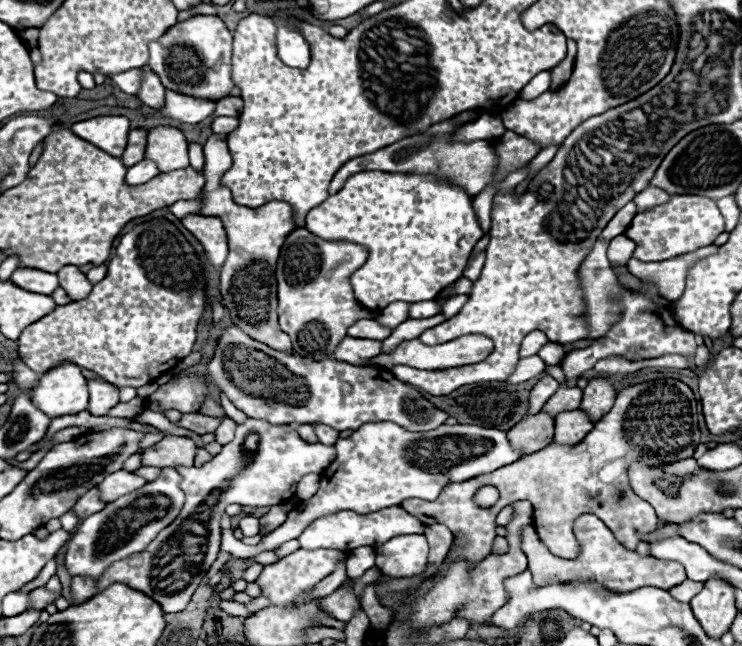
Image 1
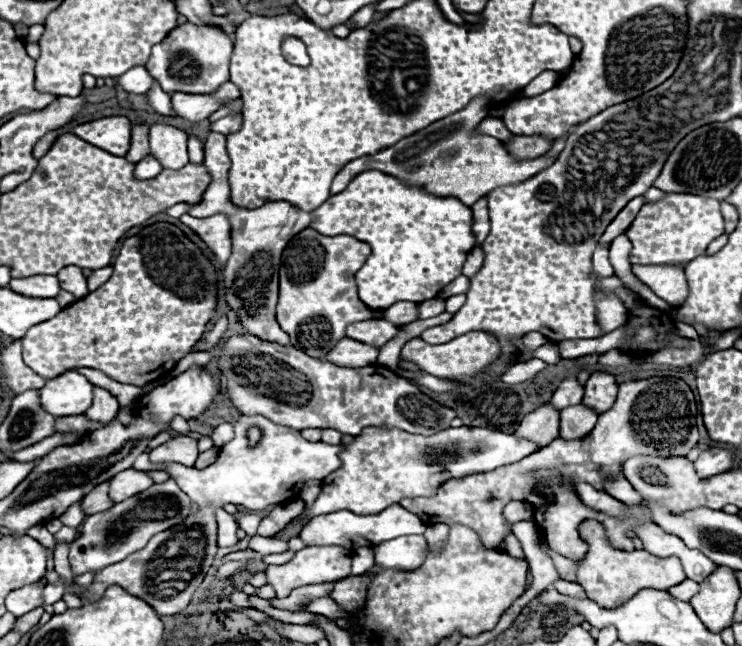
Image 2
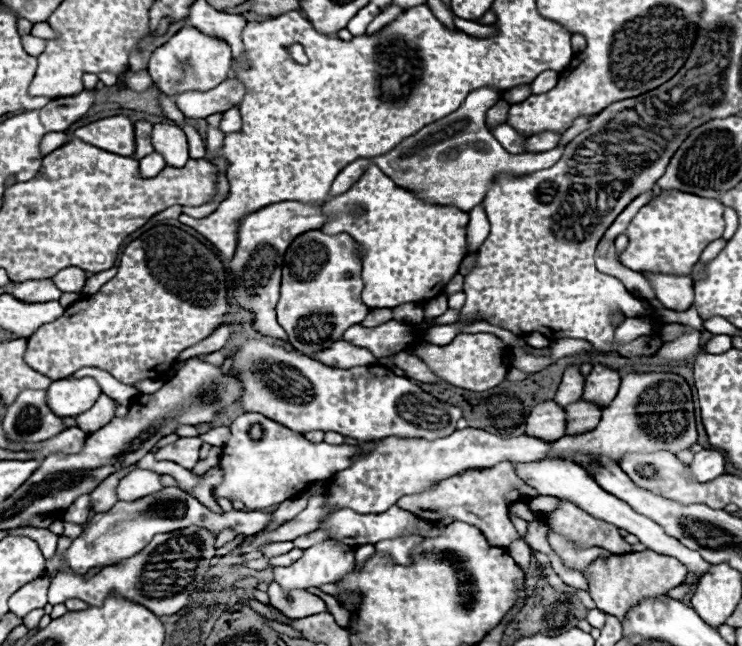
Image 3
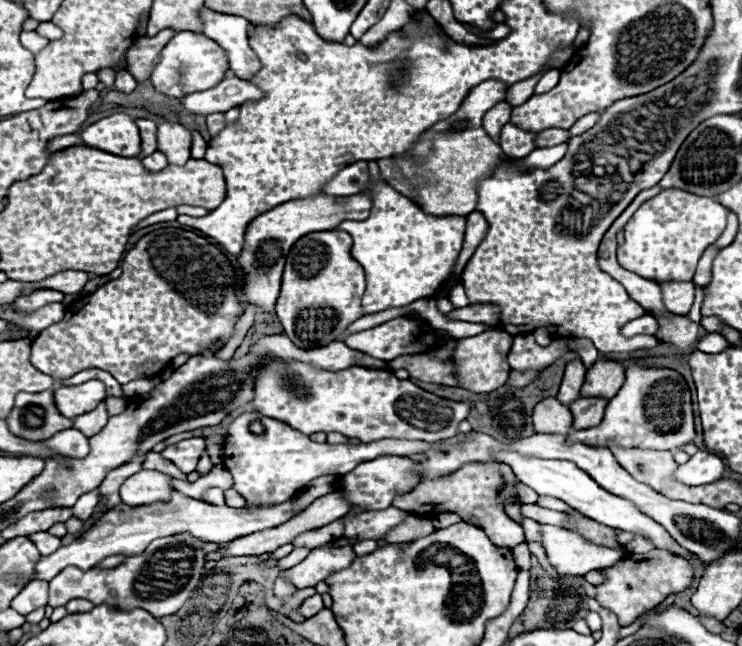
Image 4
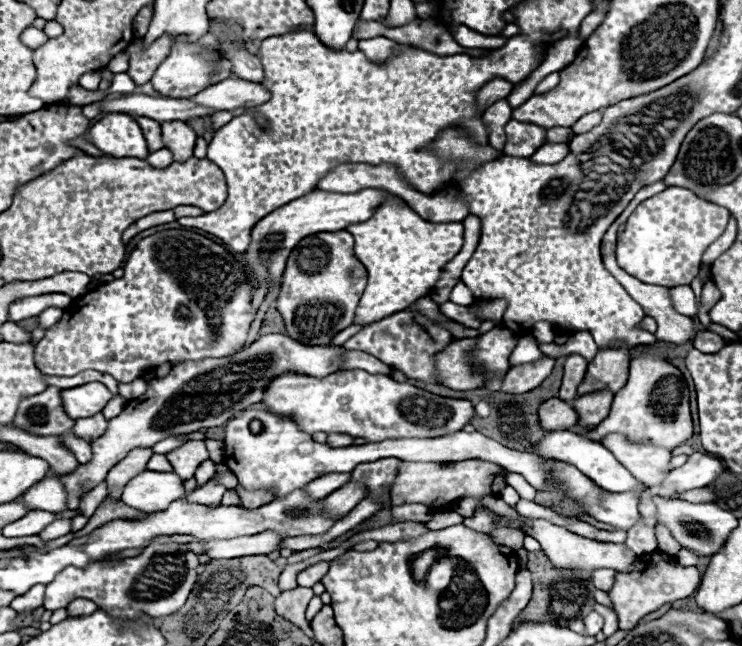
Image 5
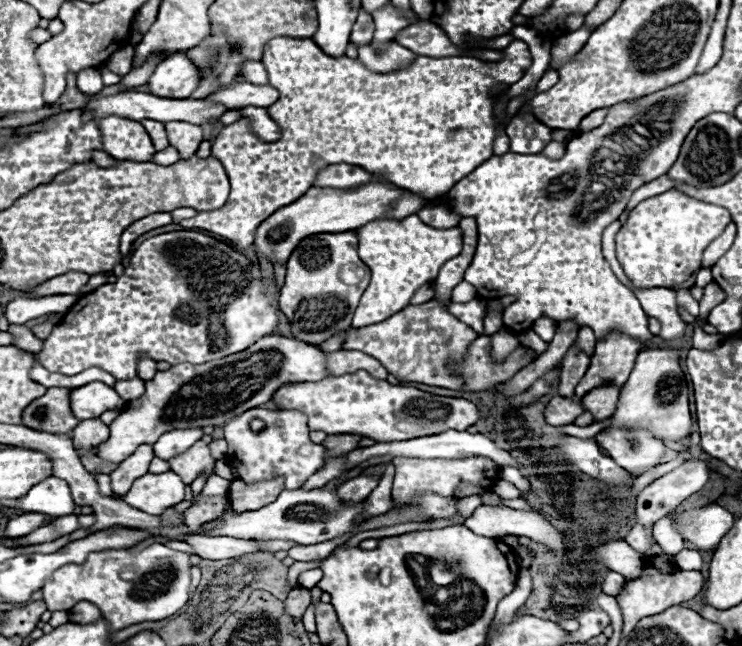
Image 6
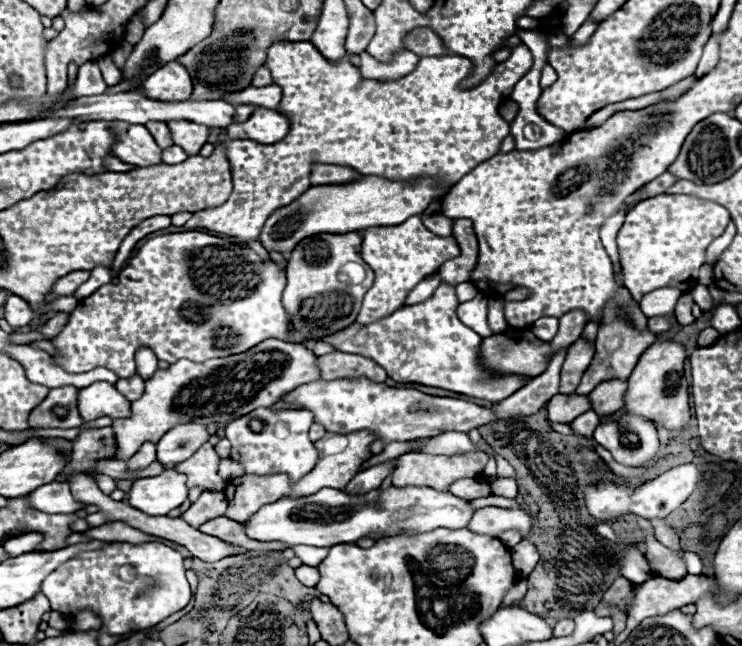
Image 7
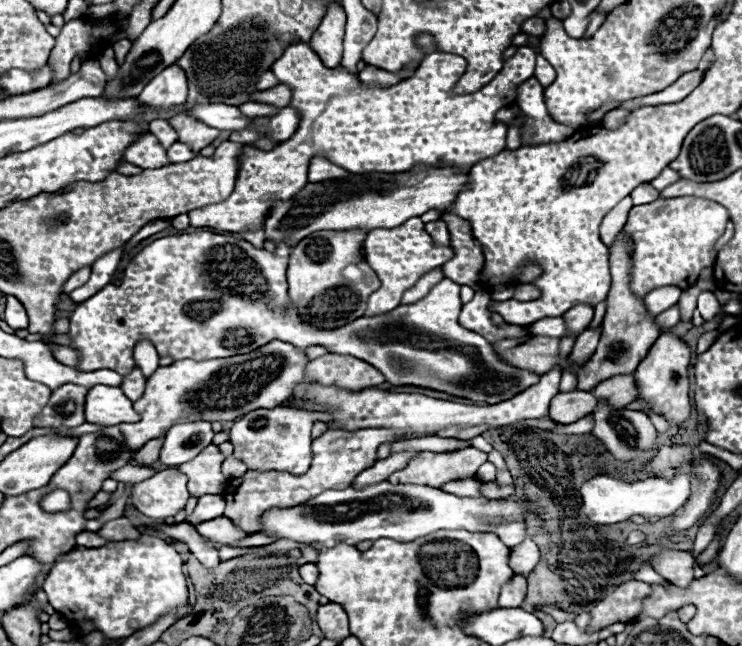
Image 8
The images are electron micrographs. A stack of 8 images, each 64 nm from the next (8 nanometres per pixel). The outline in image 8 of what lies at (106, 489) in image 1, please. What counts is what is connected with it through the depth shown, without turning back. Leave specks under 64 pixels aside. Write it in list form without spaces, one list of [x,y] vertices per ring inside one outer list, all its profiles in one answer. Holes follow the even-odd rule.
[[[166,468],[132,486],[132,504],[148,518],[164,520],[178,514],[188,502],[186,476],[178,468]]]

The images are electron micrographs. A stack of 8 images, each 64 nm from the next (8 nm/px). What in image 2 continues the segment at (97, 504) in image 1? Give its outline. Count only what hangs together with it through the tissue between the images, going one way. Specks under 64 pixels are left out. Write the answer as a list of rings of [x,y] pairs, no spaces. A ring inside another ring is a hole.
[[[104,482],[104,484],[98,484],[90,494],[86,494],[82,498],[82,512],[86,516],[90,516],[94,512],[102,512],[102,510],[110,508],[110,504],[114,504],[114,502],[108,498],[108,482]]]

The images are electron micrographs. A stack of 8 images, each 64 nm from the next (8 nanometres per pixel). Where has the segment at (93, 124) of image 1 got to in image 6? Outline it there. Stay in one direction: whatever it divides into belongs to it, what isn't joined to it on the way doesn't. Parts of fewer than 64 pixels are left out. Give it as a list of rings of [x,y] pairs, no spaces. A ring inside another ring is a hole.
[[[108,116],[98,122],[102,132],[102,150],[116,160],[142,160],[150,162],[154,146],[140,122]]]

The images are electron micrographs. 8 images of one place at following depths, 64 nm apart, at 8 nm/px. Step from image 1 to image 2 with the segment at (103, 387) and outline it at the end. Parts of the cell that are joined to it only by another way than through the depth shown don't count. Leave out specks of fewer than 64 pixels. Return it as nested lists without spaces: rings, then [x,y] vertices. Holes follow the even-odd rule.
[[[94,386],[94,402],[86,410],[86,416],[96,422],[110,422],[118,412],[118,400],[106,388]]]

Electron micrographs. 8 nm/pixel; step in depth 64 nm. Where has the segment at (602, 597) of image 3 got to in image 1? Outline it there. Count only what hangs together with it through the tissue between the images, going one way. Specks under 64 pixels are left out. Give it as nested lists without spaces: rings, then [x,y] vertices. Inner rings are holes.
[[[580,514],[574,520],[574,536],[580,544],[580,554],[574,560],[568,558],[558,558],[548,552],[546,546],[542,546],[536,538],[534,526],[526,526],[522,530],[522,550],[528,556],[528,568],[534,572],[536,584],[548,584],[550,580],[600,580],[602,586],[616,590],[616,592],[630,592],[634,588],[644,588],[644,586],[658,586],[664,590],[670,590],[686,580],[686,572],[682,564],[672,562],[672,560],[658,560],[652,556],[640,556],[634,550],[624,548],[610,528],[602,524],[594,514]]]

